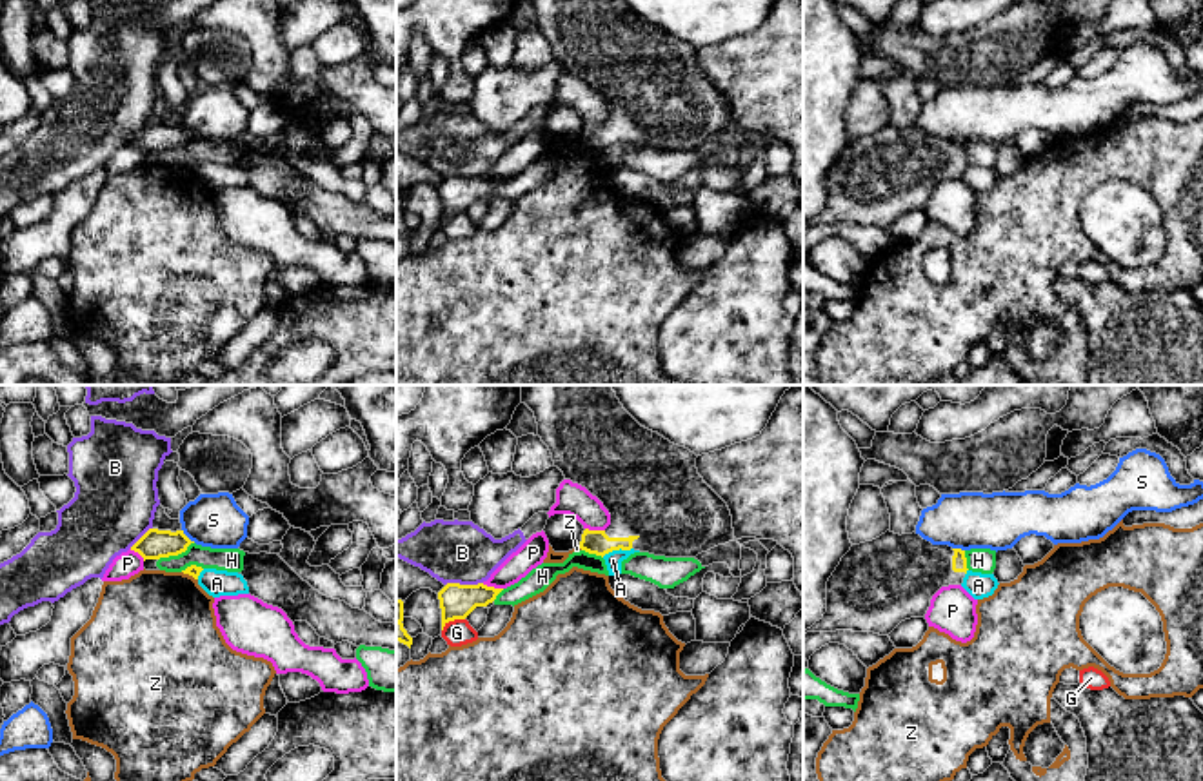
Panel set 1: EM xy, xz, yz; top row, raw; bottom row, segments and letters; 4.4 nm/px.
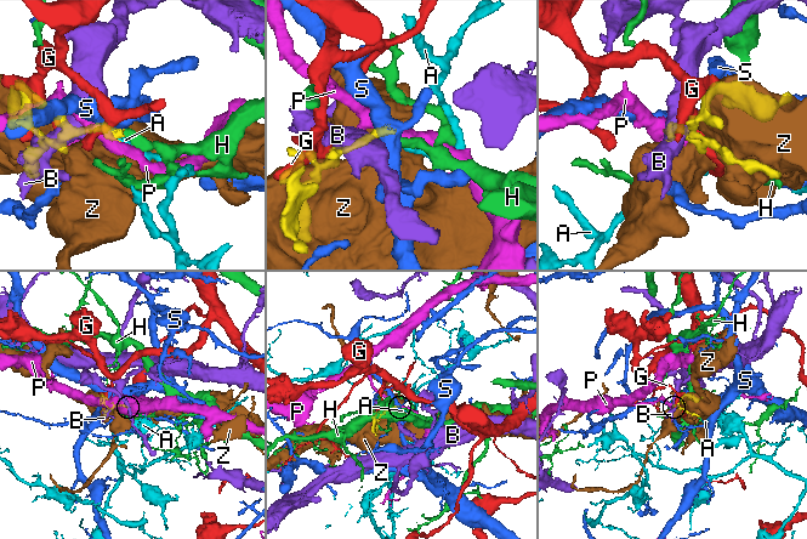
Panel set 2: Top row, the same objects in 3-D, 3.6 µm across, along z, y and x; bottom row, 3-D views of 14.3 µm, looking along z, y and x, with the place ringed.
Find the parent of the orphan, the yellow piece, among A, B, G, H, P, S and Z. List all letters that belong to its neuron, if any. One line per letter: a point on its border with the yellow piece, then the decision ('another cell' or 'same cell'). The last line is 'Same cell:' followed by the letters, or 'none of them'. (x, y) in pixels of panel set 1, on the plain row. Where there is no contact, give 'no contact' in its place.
A: contact xz (616, 142); another cell
B: contact xz (464, 178); another cell
G: contact xz (451, 213); another cell
H: contact xy (175, 148); another cell
P: contact xz (493, 180); another cell
S: contact xy (186, 129); another cell
Z: contact xy (189, 168); another cell
Same cell: none of them

